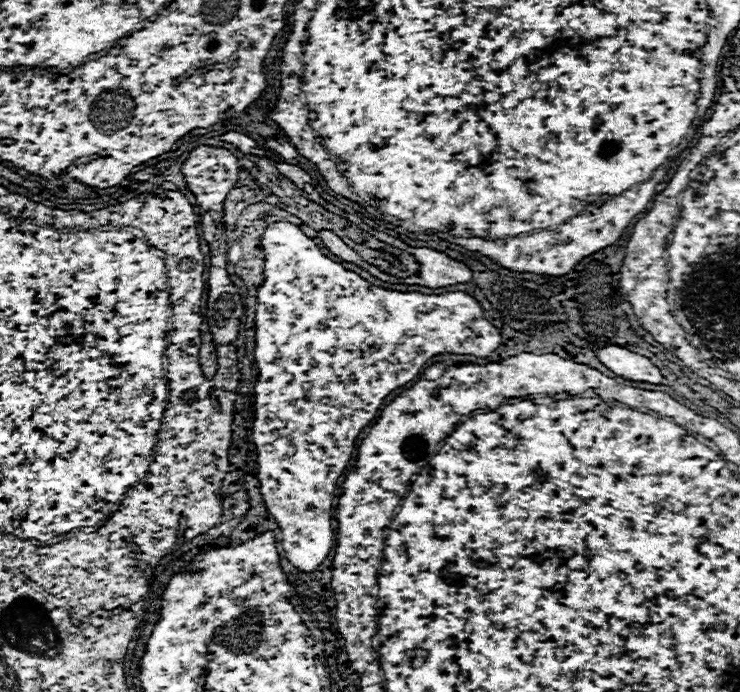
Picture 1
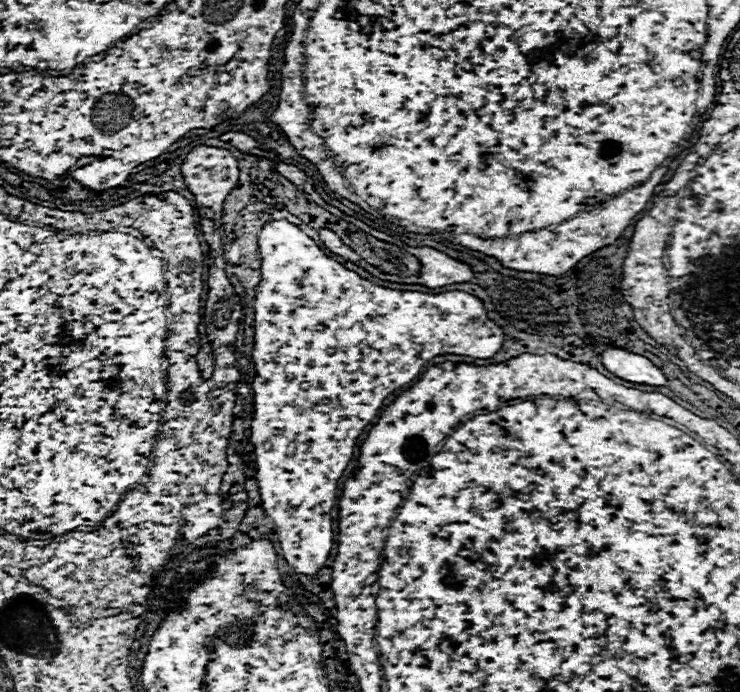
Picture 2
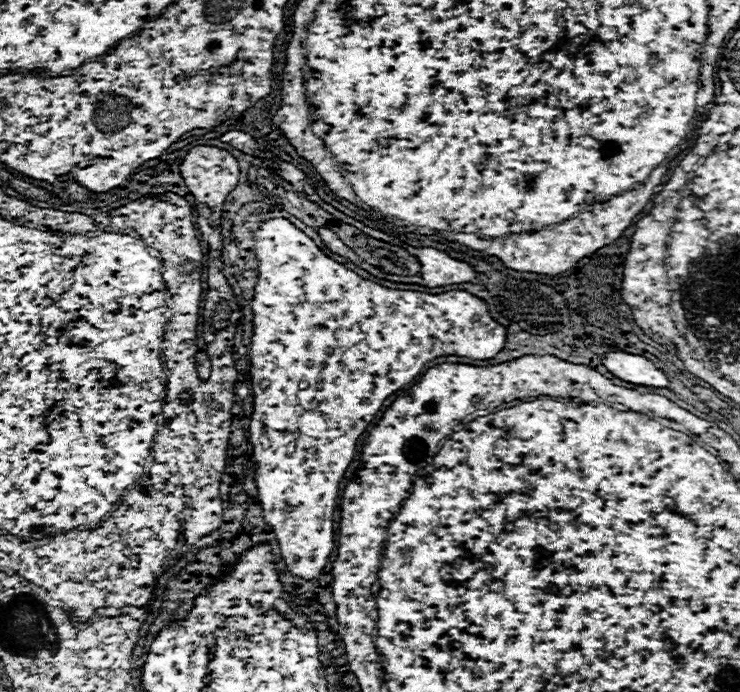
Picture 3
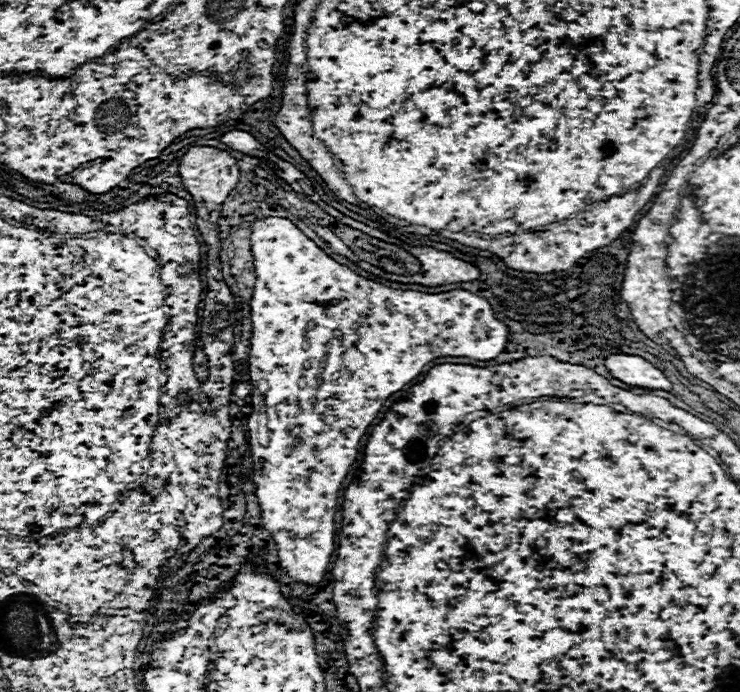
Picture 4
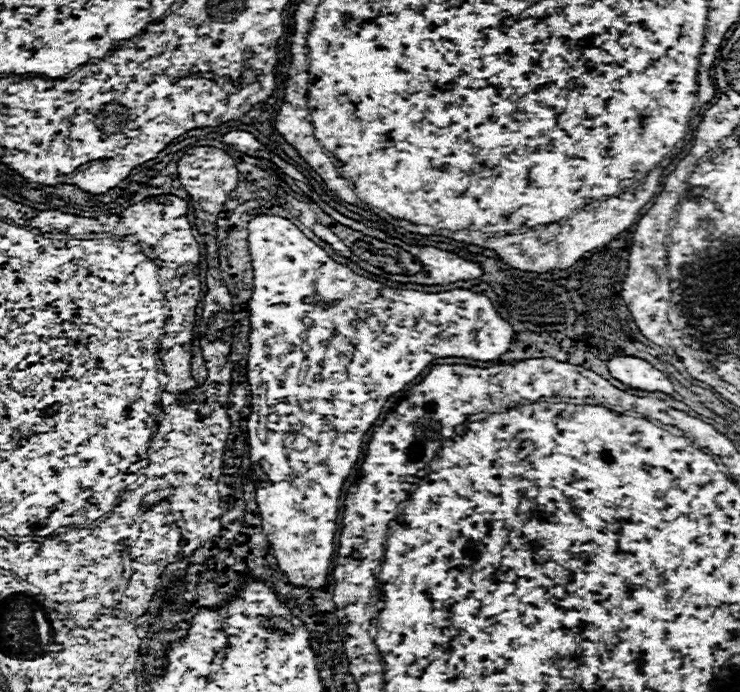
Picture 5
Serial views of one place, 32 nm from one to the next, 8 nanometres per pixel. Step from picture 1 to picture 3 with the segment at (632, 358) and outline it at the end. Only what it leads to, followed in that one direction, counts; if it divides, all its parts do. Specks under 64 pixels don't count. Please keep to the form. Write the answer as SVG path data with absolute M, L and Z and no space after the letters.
M610 350L604 354L602 364L620 380L640 386L668 388L668 378L650 360L638 354L628 354L622 350Z

